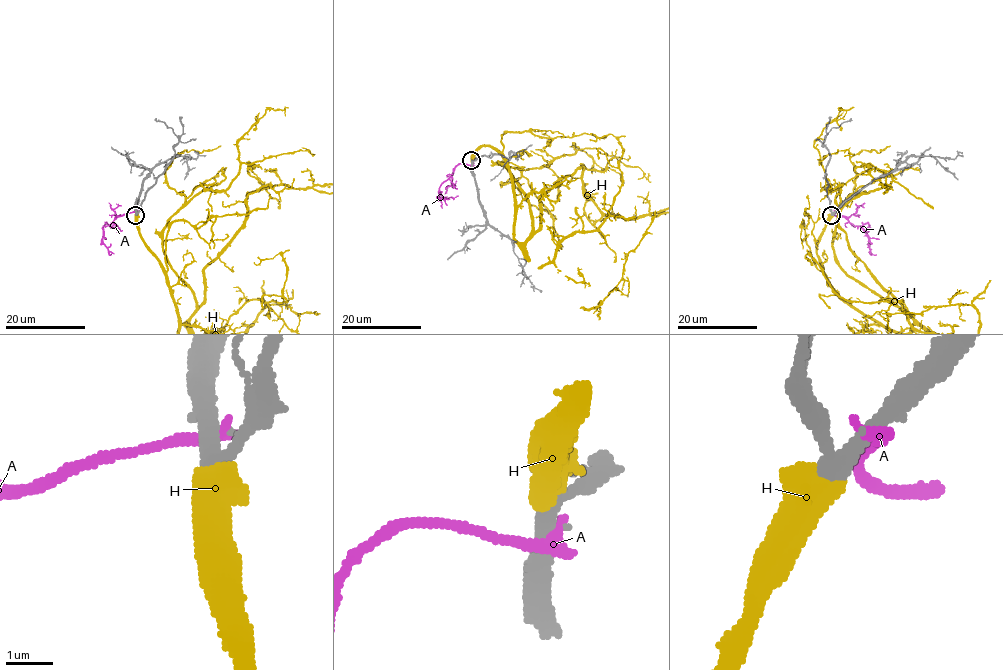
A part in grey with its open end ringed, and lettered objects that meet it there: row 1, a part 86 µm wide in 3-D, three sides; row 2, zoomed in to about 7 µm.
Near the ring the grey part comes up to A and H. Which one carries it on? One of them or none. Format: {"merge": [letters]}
{"merge": ["H"]}

